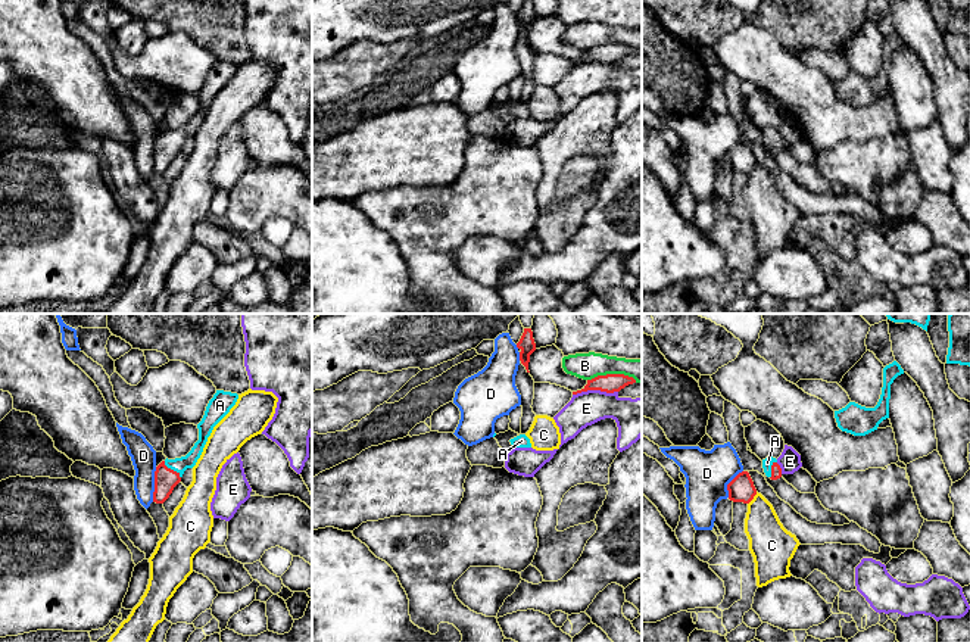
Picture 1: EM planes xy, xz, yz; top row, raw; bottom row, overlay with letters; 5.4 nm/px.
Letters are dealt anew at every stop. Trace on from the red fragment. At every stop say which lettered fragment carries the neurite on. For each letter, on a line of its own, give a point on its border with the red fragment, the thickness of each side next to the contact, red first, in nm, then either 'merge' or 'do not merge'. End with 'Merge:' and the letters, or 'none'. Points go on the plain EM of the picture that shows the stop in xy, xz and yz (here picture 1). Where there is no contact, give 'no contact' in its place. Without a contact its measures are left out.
A: meets red in xy at (172, 140); 130 nm thick on the red side, 80 nm on the other; merge
B: meets red in xz at (613, 44); 110 nm thick on the red side, 140 nm on the other; do not merge
C: meets red in yz at (752, 168); 140 nm thick on the red side, 220 nm on the other; do not merge
D: meets red in xy at (155, 155); 130 nm thick on the red side, 140 nm on the other; do not merge
E: meets red in xz at (595, 59); 110 nm thick on the red side, 190 nm on the other; do not merge
Merge: A

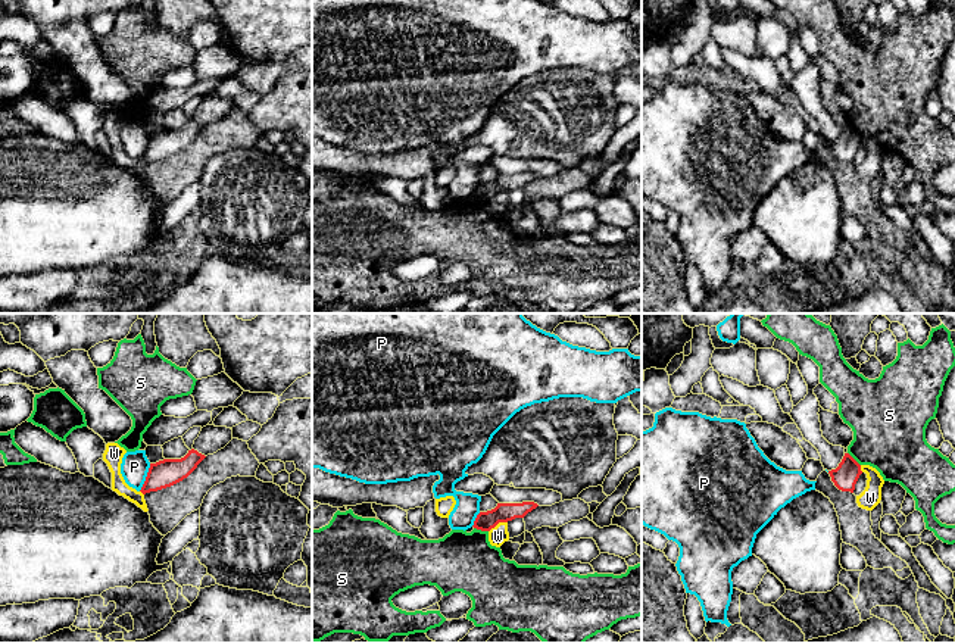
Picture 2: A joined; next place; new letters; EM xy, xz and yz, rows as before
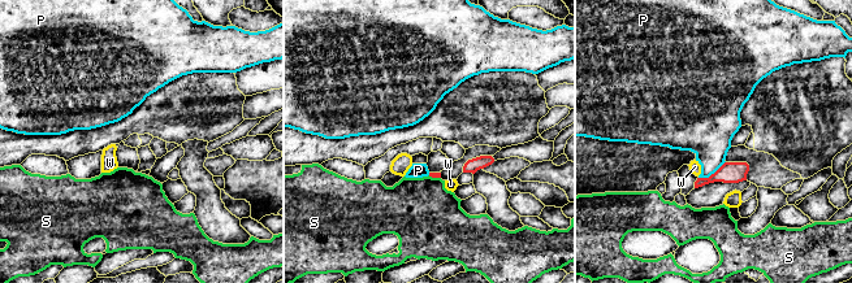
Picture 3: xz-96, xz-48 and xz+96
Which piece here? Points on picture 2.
P: meets red in xy at (146, 147); 150 nm thick on the red side, 150 nm on the other; do not merge
S: meets red in xz at (481, 200); 110 nm thick on the red side, 320 nm on the other; do not merge
W: meets red in xz at (498, 193); 110 nm thick on the red side, 100 nm on the other; do not merge
Merge: none

